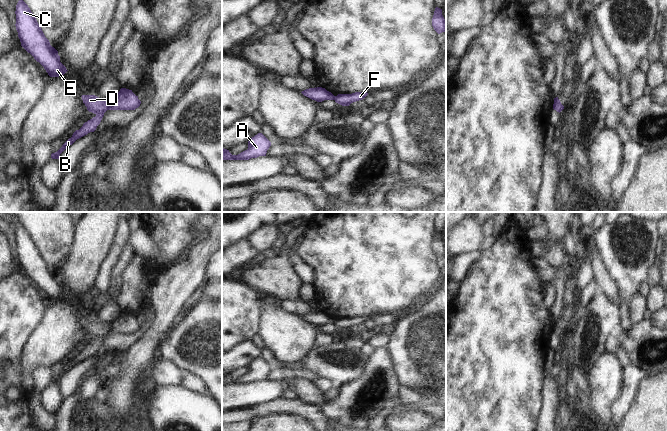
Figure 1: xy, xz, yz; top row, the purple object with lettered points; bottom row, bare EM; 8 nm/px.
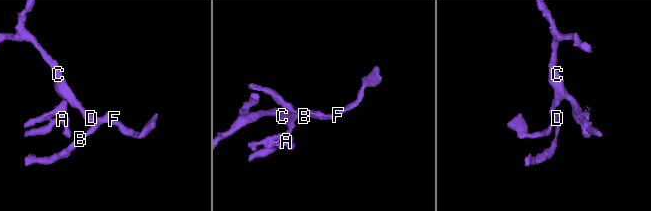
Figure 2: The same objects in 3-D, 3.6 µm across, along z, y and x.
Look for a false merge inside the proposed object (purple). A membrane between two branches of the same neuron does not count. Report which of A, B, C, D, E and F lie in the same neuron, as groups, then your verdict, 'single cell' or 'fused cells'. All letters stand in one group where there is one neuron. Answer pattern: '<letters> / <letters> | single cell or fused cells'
A C D E / B F | fused cells

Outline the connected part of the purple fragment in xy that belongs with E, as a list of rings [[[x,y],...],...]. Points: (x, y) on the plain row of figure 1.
[[[8,212],[19,223],[16,229],[16,254],[21,270],[39,286],[50,301],[59,301],[68,294],[60,286],[58,275],[50,269],[28,229],[15,212]]]

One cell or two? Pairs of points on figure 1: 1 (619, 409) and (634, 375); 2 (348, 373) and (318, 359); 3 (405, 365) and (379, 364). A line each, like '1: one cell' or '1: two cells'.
1: one cell
2: one cell
3: two cells

